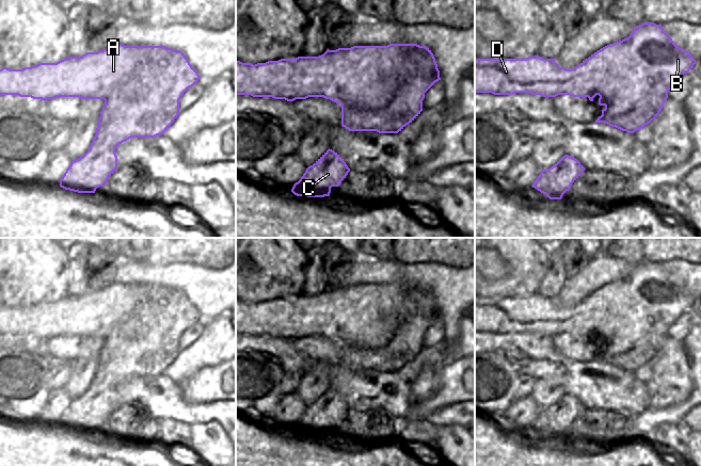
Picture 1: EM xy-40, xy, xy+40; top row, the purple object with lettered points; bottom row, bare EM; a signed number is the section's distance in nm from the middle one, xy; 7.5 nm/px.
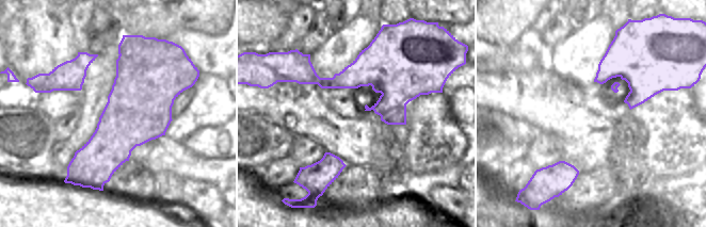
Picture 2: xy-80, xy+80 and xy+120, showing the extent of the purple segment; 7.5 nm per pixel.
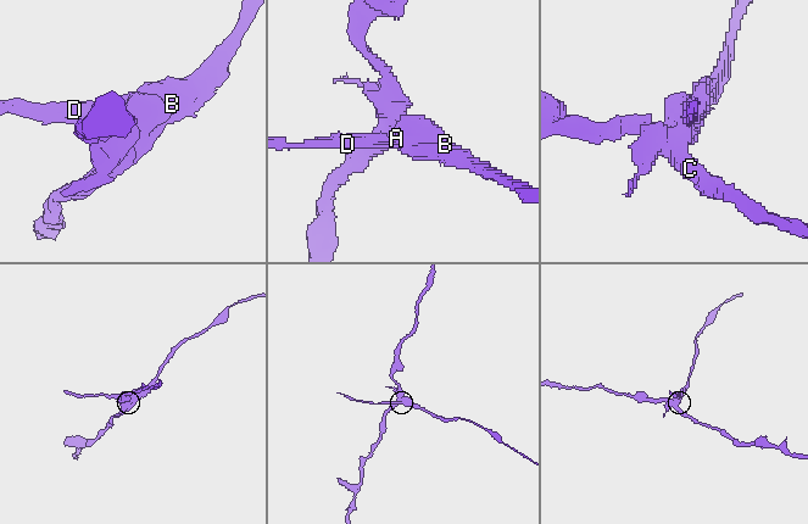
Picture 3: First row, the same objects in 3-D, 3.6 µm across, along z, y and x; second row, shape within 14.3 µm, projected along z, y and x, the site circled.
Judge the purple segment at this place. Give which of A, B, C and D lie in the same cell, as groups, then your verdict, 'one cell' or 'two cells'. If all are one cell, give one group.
A B D / C | two cells

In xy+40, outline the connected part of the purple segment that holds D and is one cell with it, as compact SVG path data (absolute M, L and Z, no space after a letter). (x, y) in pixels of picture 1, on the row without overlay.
M643 261L634 266L628 276L601 287L571 308L560 306L555 298L543 298L538 293L526 298L475 298L475 332L492 332L494 334L530 332L543 336L571 334L573 336L588 336L590 340L593 340L593 337L599 334L599 340L605 342L602 353L614 355L631 351L639 340L658 327L662 328L663 334L668 334L670 326L695 303L694 295L680 287L662 267L662 263Z

